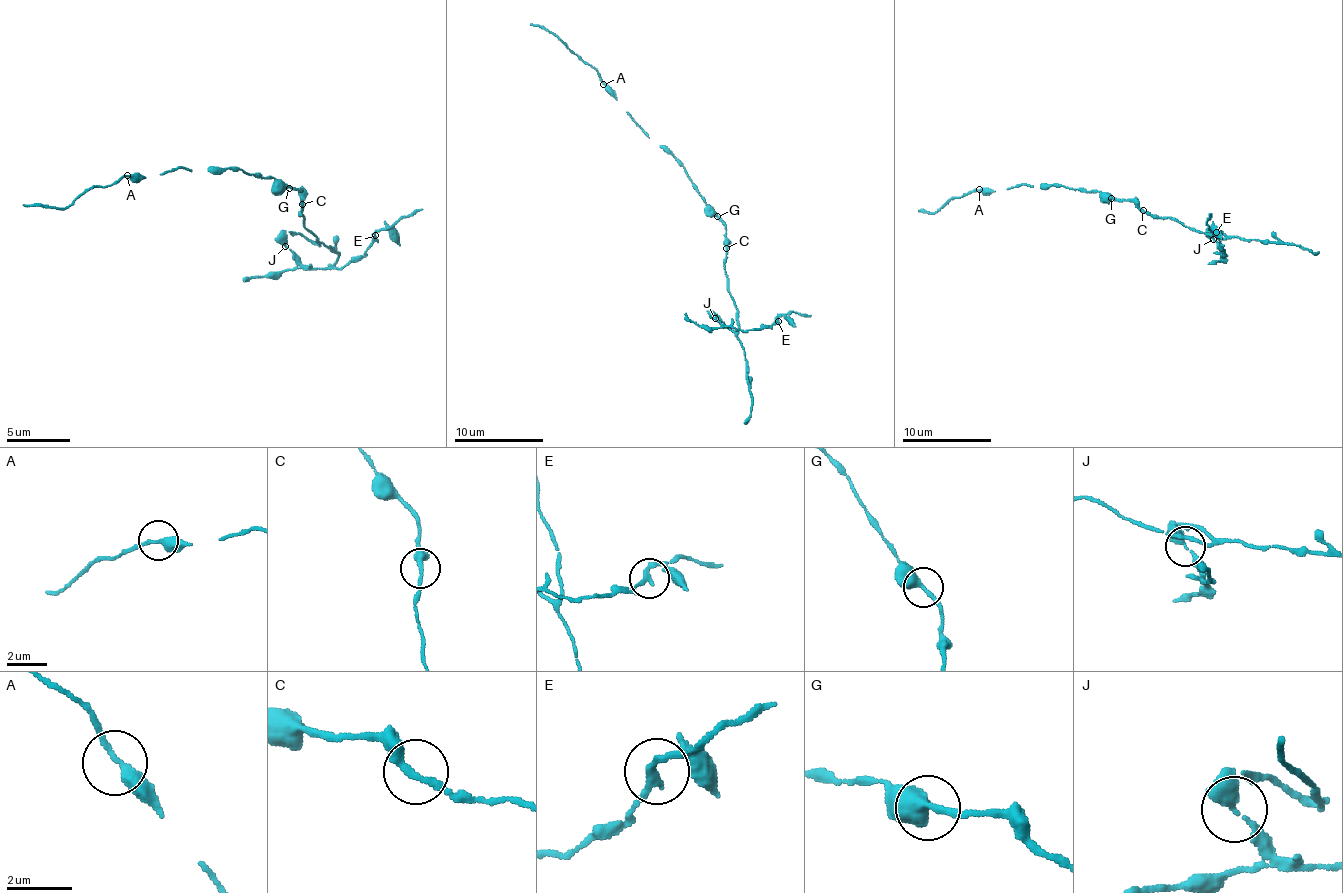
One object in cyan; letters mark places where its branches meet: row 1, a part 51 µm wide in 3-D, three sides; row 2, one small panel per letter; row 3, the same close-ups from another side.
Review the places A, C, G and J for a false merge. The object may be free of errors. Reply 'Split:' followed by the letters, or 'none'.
Split: J

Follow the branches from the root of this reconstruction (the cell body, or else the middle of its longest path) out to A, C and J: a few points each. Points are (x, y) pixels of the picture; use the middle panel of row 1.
A: (717, 218), (686, 169), (648, 138), (648, 134), (603, 84)
C: (717, 218), (726, 230), (726, 248)
J: (717, 218), (726, 230), (724, 274), (726, 290), (738, 310), (738, 328), (731, 330), (715, 319)

